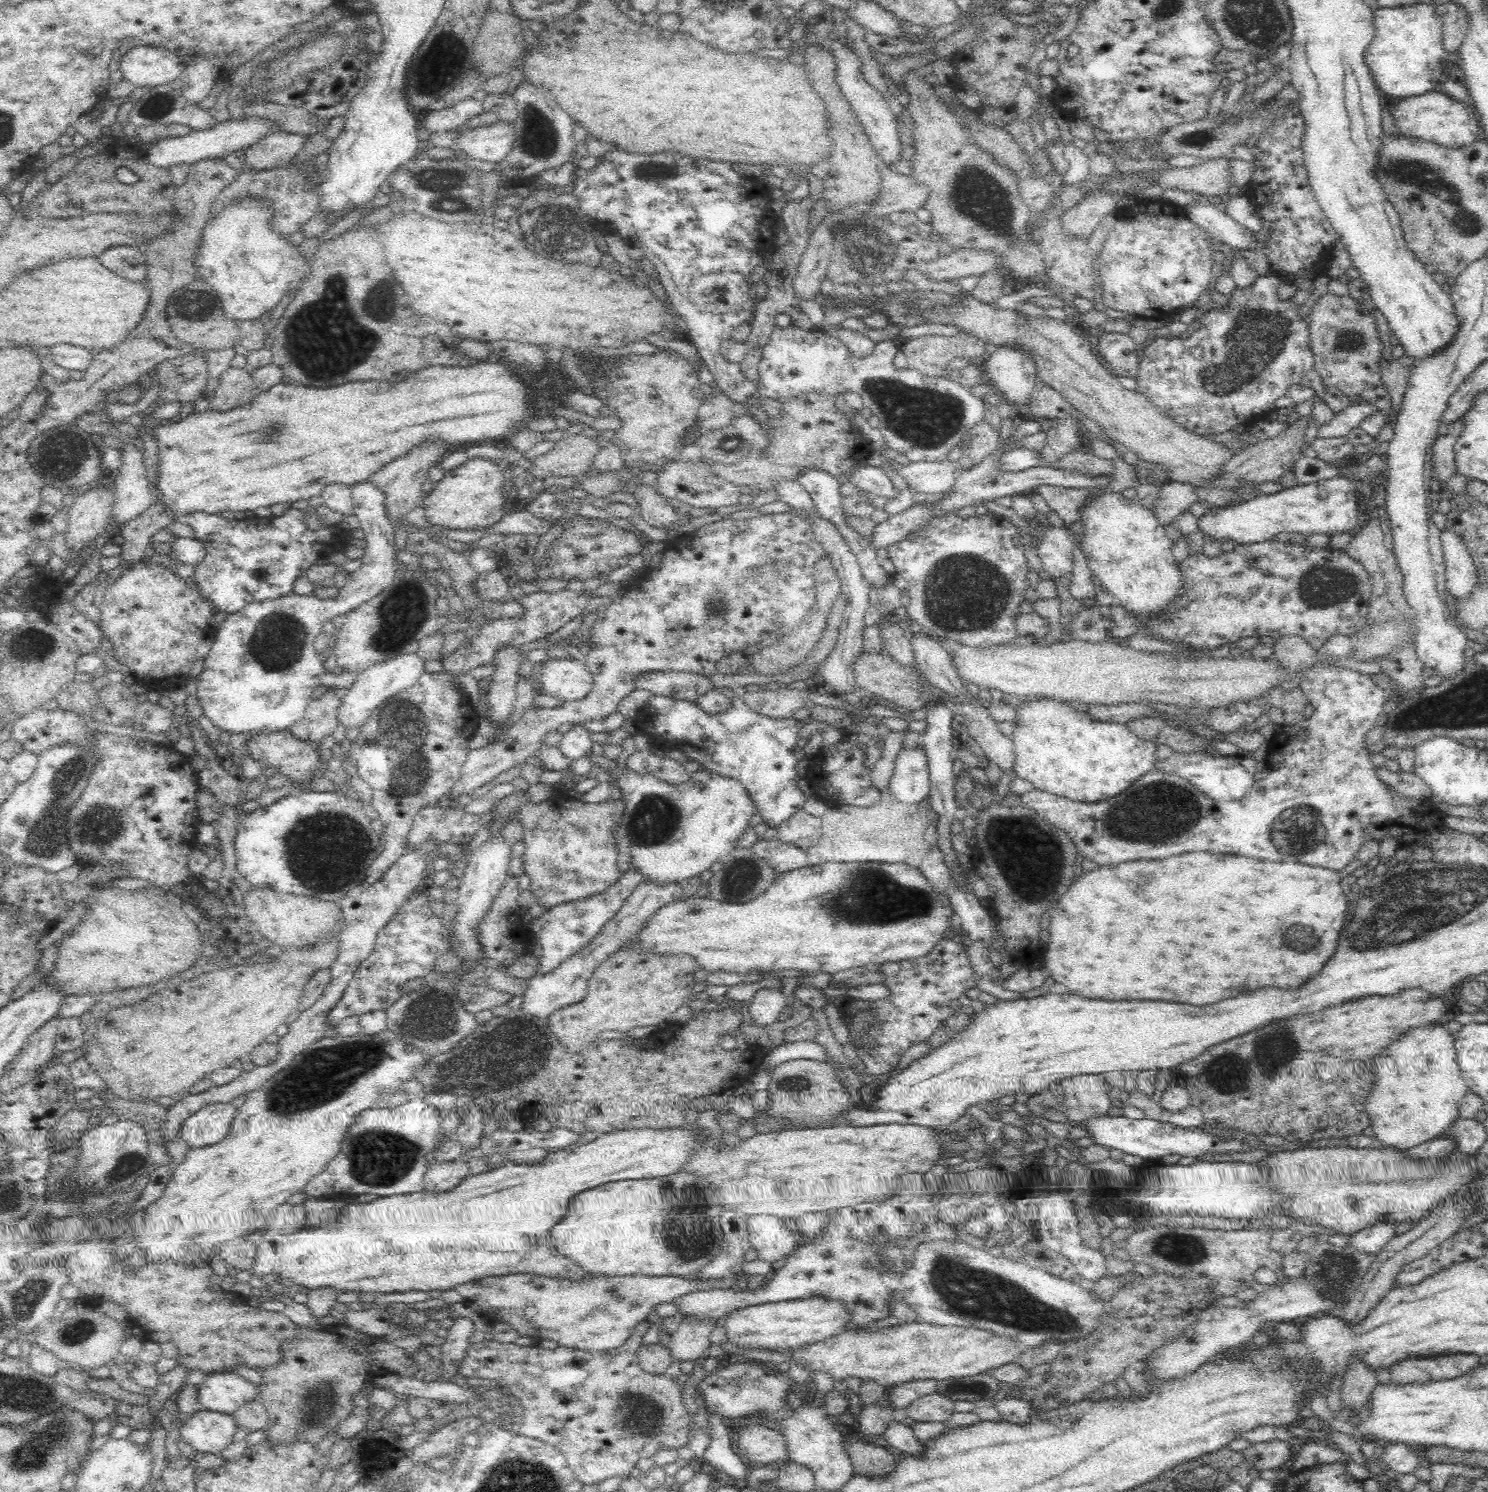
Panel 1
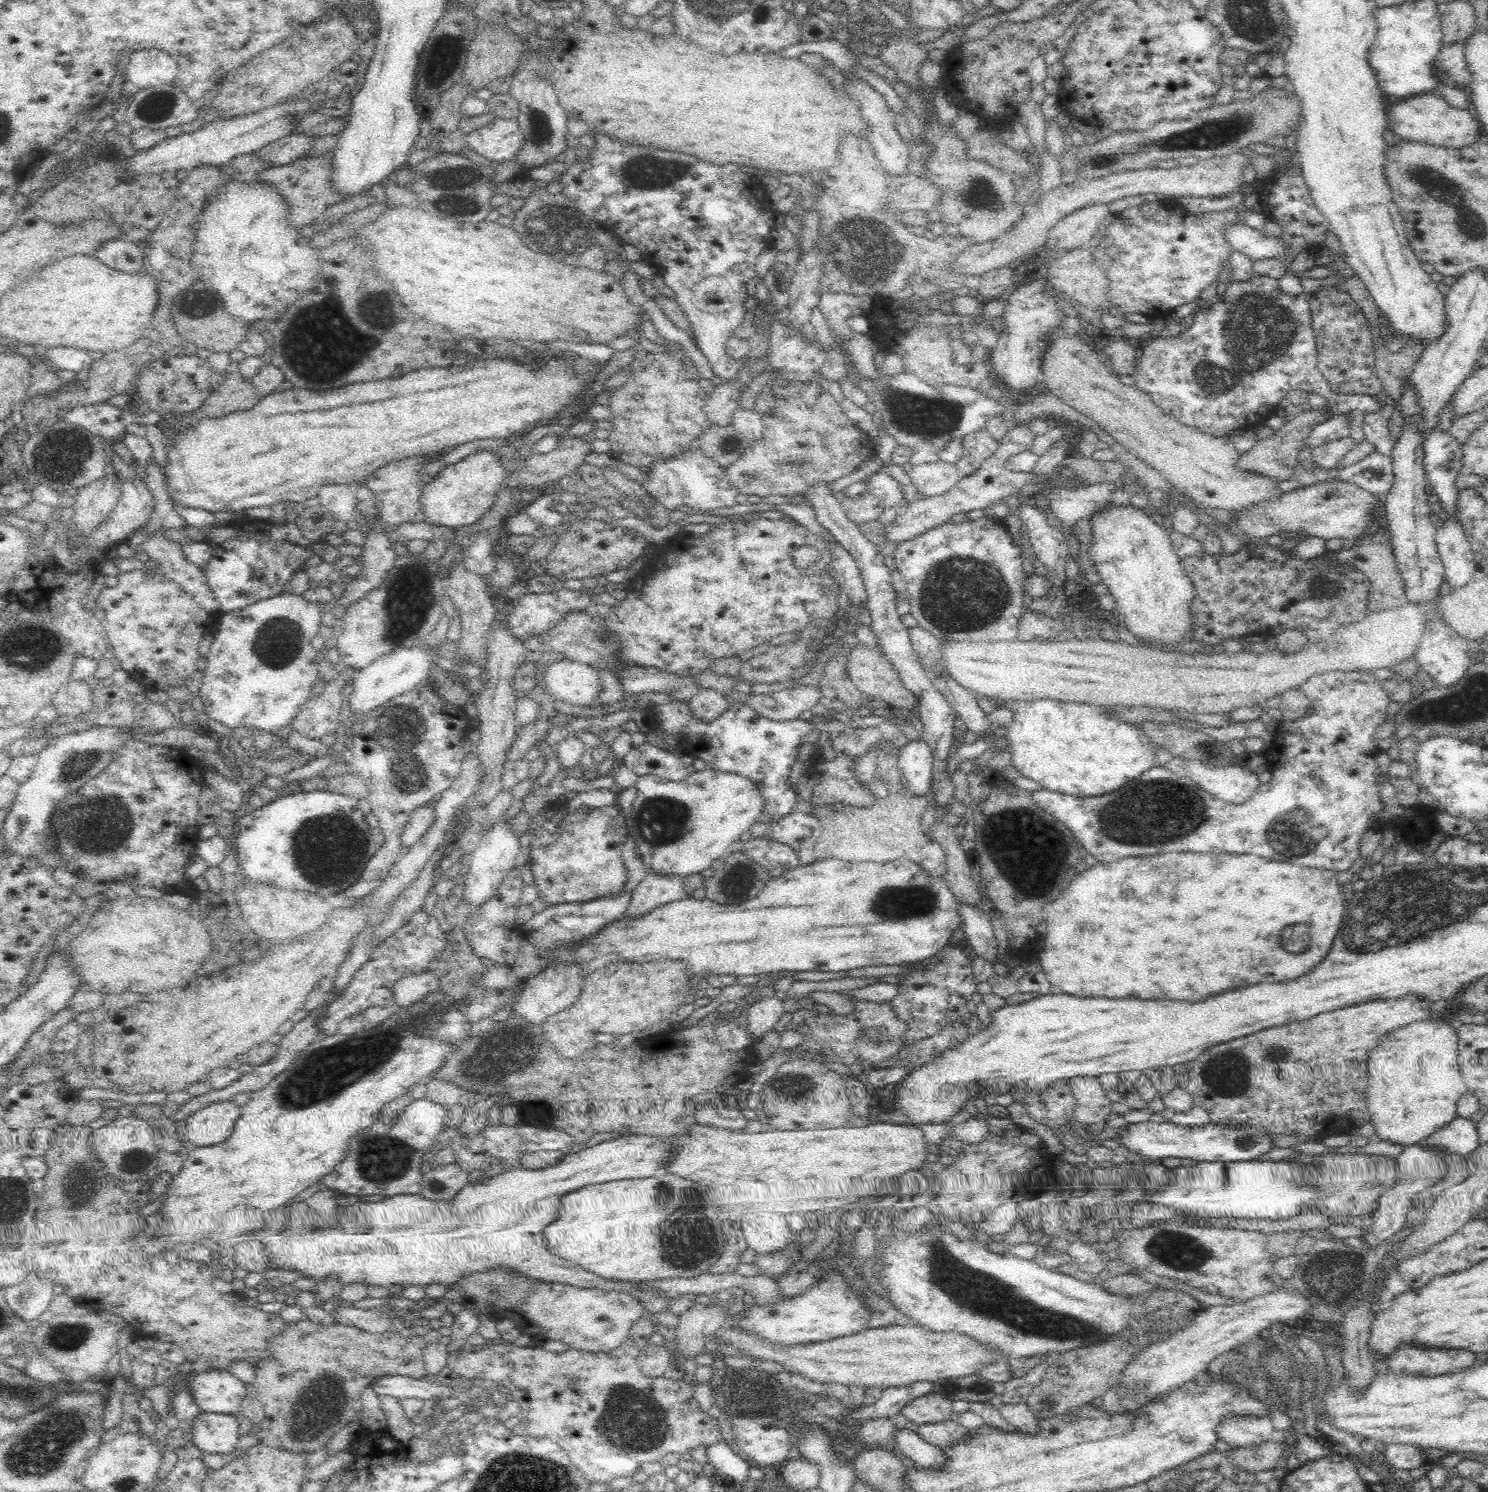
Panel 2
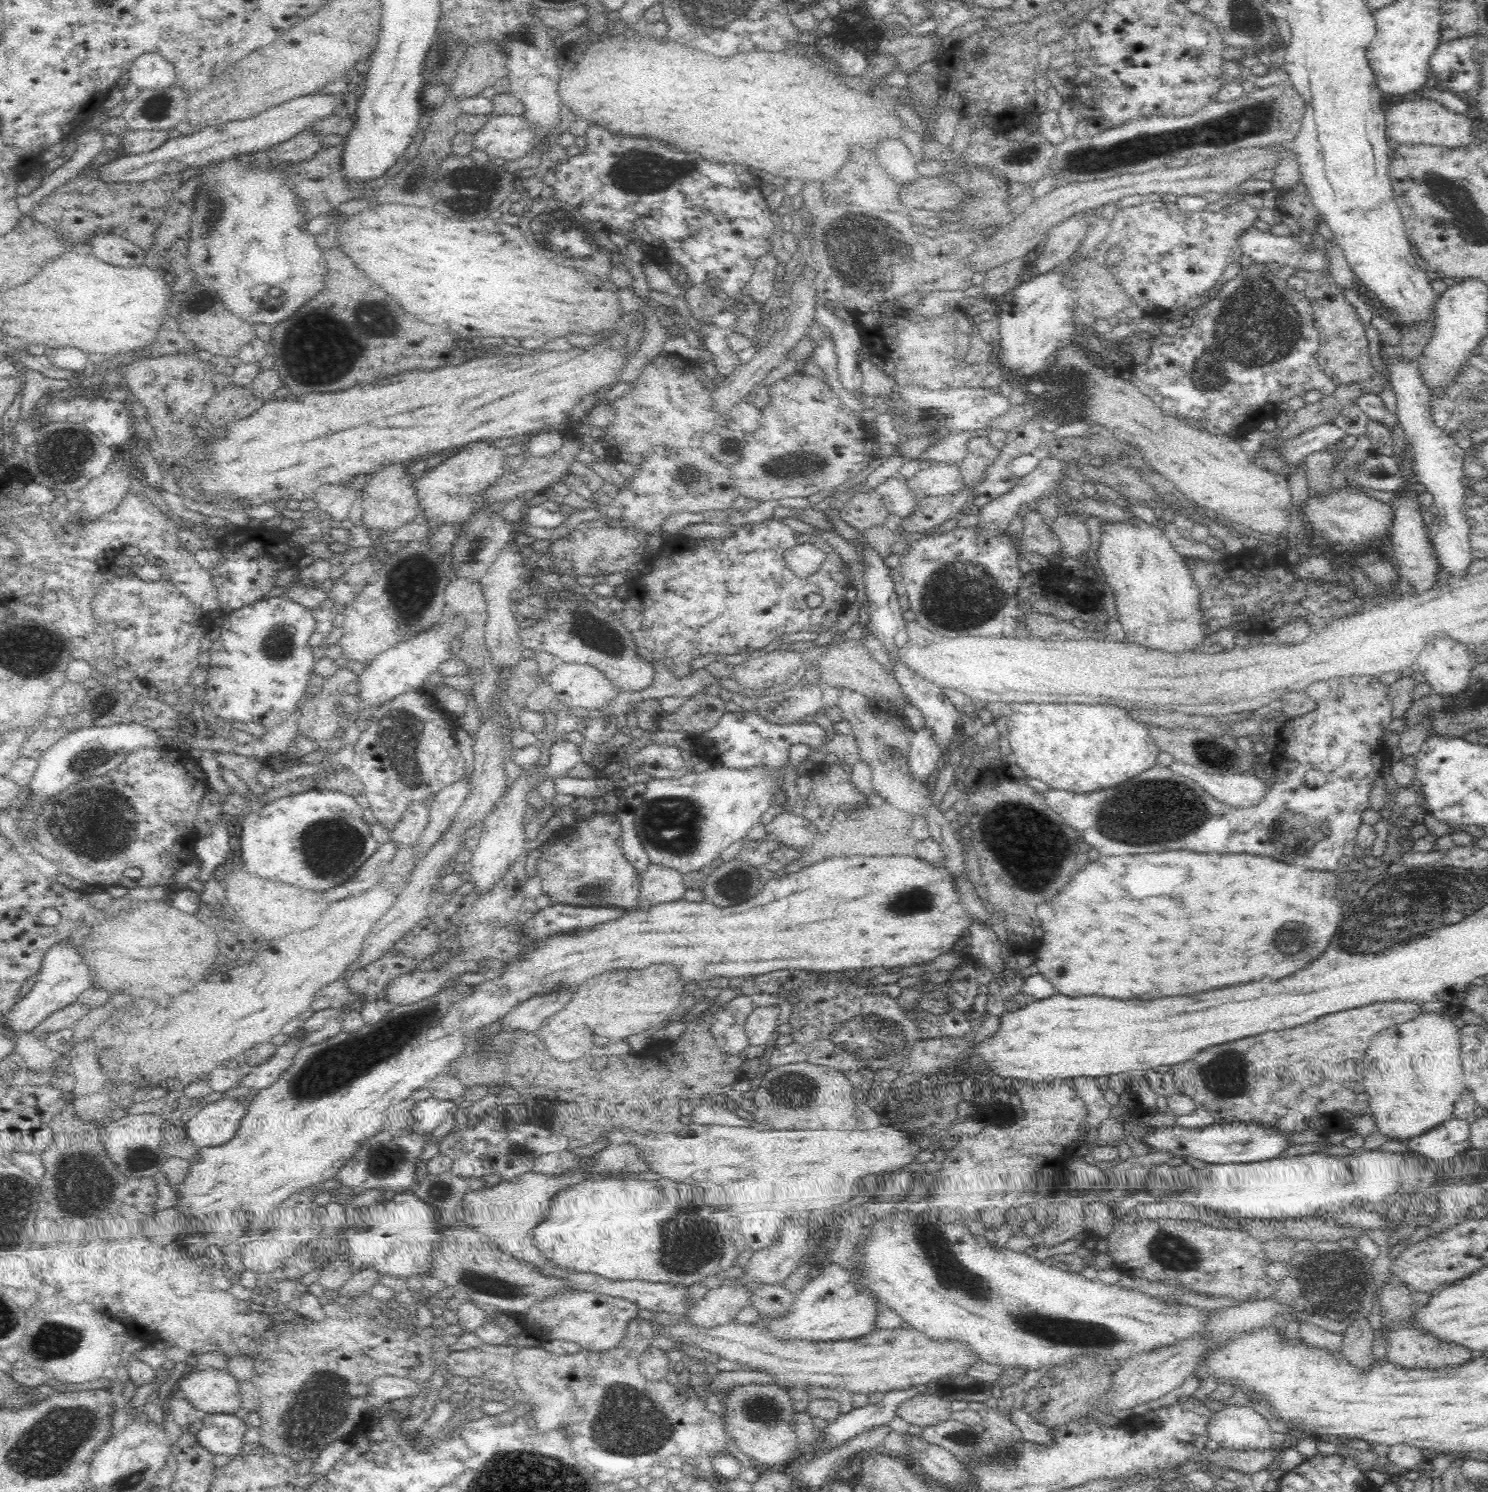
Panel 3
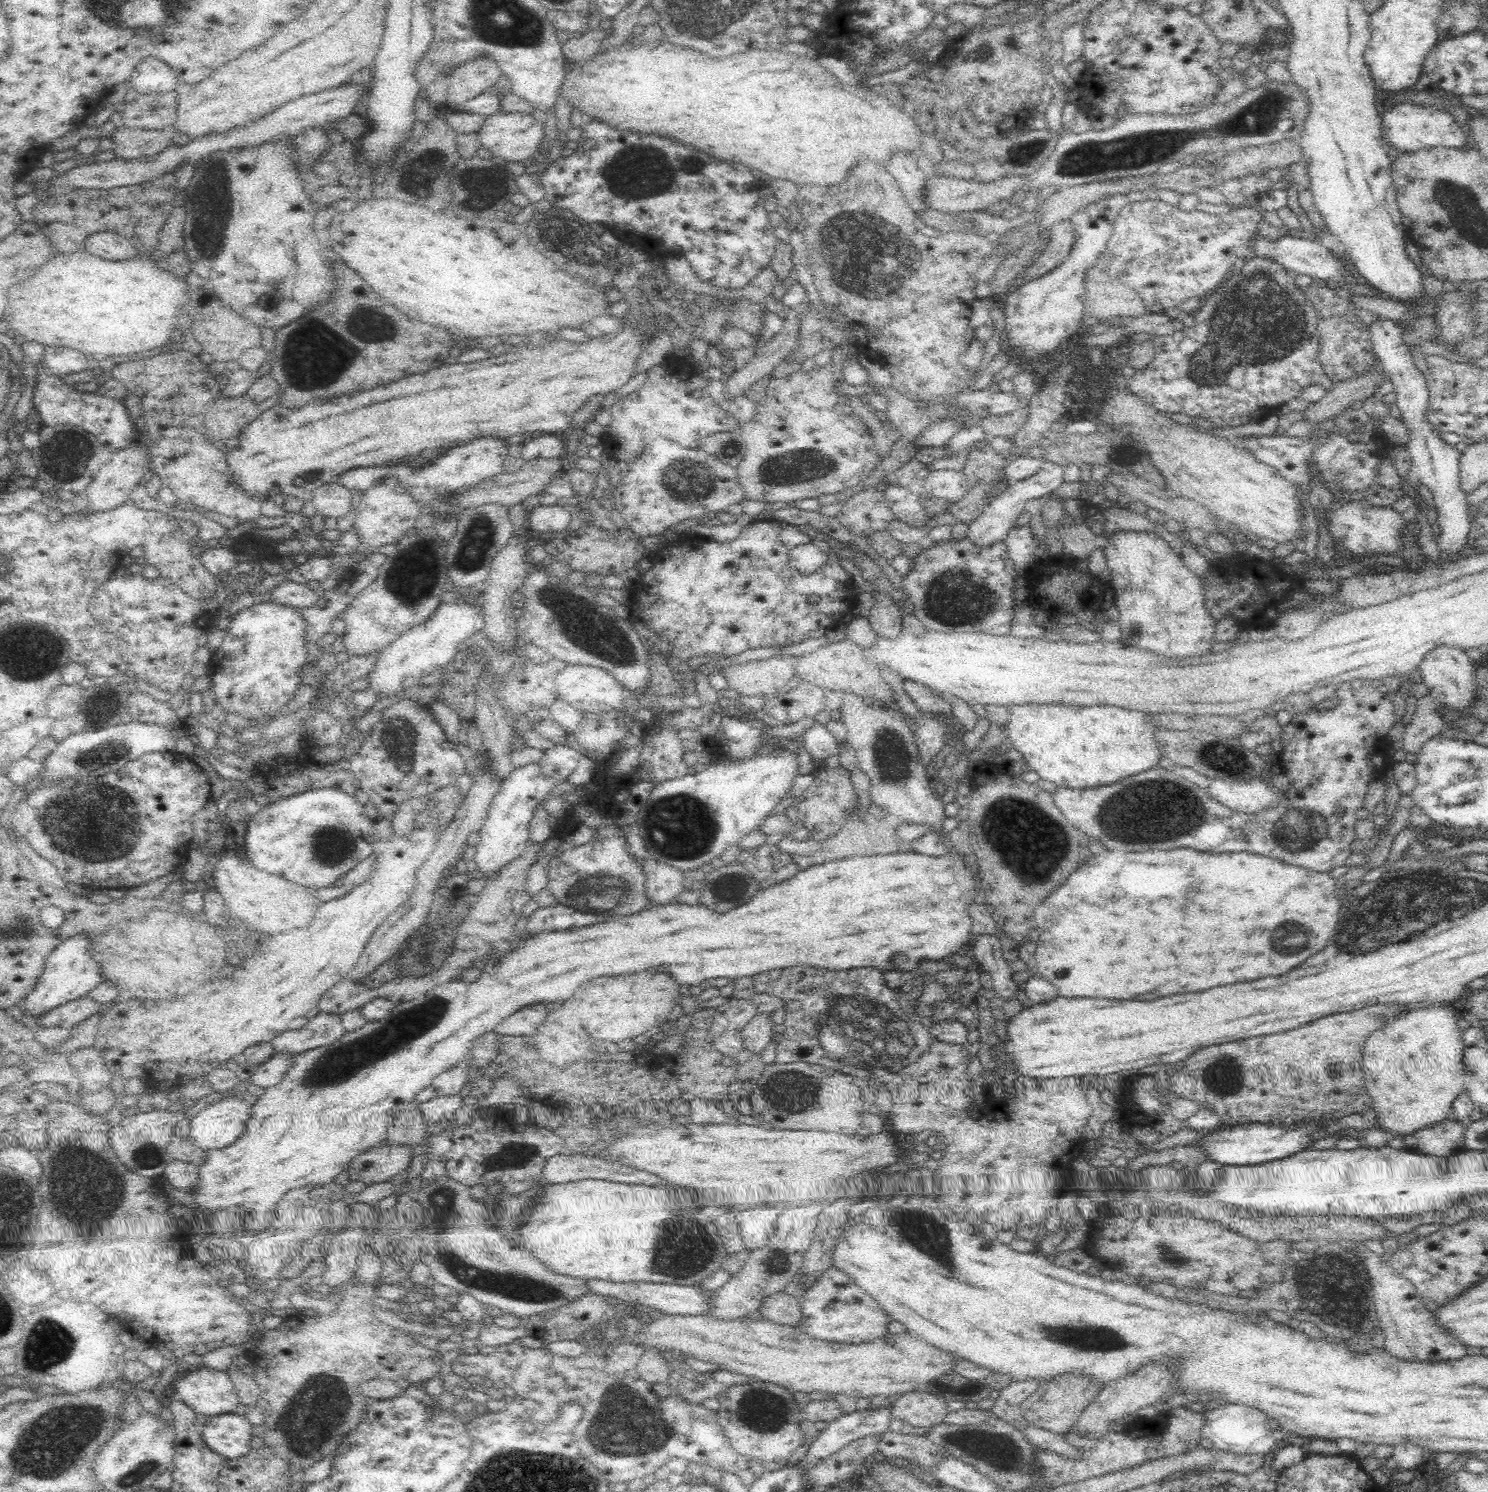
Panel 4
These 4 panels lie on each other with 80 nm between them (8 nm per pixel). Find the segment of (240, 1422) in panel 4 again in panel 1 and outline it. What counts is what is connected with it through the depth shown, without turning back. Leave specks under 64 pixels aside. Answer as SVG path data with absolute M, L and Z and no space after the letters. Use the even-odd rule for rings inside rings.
M202 1410L188 1416L186 1424L180 1427L180 1437L196 1452L216 1455L234 1442L237 1429L231 1415Z

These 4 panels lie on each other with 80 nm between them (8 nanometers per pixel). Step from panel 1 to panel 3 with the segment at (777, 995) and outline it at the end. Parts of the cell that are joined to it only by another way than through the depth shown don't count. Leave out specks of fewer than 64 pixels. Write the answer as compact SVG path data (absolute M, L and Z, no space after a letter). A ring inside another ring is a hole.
M778 1005L769 1007L756 1006L744 1025L744 1033L746 1033L750 1046L762 1046L768 1040L776 1037L774 1028L781 1022L776 1020L776 1018L780 1018L778 1011Z

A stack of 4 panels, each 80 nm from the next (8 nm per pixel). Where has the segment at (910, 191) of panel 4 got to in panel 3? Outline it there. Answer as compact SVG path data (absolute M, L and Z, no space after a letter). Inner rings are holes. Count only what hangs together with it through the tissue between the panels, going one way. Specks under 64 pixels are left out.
M896 139L882 140L878 146L880 164L896 184L908 184L918 178L912 151L905 143Z

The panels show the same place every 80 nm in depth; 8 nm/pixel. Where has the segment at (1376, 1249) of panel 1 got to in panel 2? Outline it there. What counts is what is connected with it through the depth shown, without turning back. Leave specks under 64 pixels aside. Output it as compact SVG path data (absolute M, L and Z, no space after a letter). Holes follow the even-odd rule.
M1420 1145L1404 1147L1403 1151L1396 1157L1400 1179L1390 1191L1379 1198L1376 1211L1373 1213L1374 1218L1370 1218L1365 1224L1365 1229L1368 1232L1366 1232L1364 1240L1368 1241L1372 1248L1377 1248L1384 1240L1394 1237L1403 1229L1407 1222L1406 1213L1413 1208L1411 1202L1418 1192L1432 1187L1441 1180L1444 1175L1445 1159L1447 1158L1442 1153L1438 1153L1434 1149L1428 1151Z

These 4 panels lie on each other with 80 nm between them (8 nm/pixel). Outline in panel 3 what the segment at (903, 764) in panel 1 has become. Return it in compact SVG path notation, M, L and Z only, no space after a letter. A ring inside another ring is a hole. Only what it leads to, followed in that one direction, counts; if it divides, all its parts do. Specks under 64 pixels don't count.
M923 727L911 736L910 756L908 766L918 783L931 785L934 777L934 766L942 757L942 747L937 744L933 732Z

